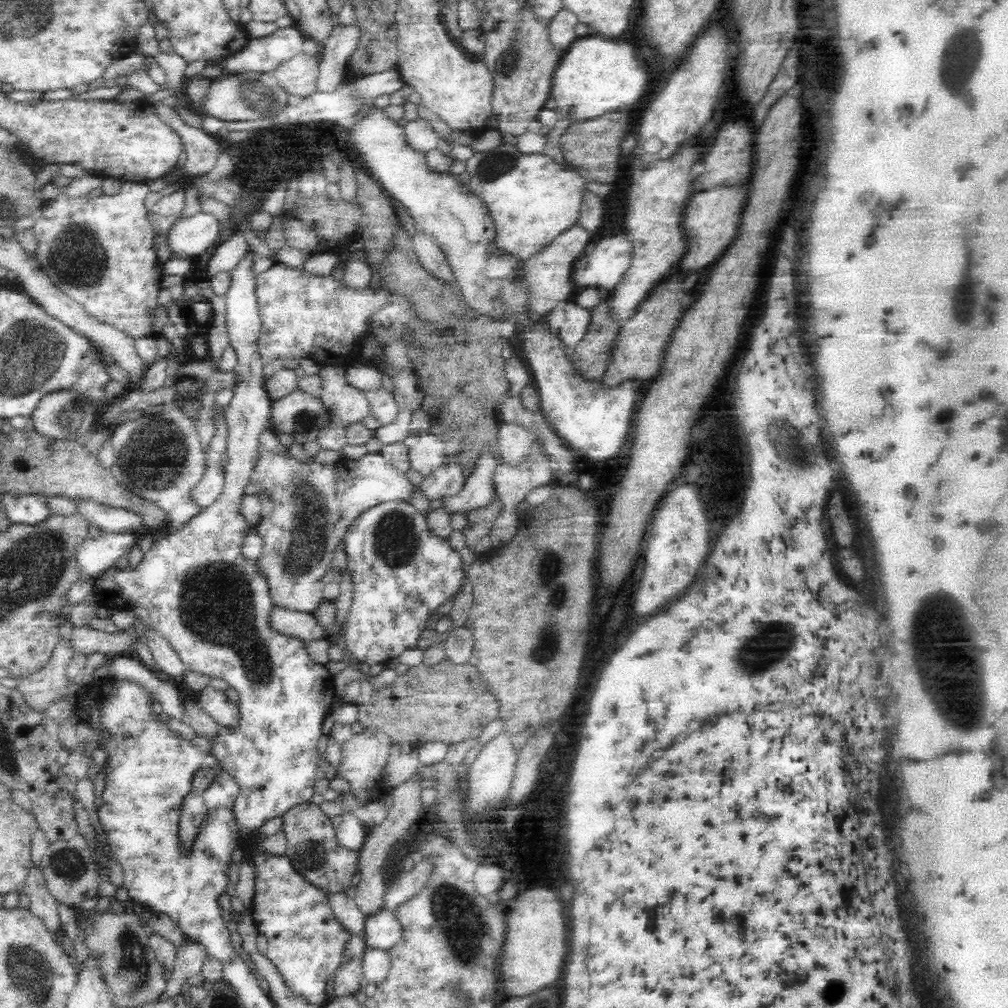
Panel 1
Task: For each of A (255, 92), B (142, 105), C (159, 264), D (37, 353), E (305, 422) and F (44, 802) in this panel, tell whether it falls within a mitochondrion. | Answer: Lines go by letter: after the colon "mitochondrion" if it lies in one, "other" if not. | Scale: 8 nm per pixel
A: mitochondrion
B: other
C: other
D: mitochondrion
E: mitochondrion
F: other

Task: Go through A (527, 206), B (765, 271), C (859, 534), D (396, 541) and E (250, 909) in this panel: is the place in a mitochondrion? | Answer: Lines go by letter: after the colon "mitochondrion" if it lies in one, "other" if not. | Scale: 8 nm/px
A: other
B: other
C: other
D: mitochondrion
E: other

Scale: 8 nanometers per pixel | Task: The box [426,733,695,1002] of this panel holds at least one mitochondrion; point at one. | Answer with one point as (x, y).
(457, 913)

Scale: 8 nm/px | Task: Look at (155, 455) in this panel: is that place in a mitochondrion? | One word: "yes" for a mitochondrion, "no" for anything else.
yes

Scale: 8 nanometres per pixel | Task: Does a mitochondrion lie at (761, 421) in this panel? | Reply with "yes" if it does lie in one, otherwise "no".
yes

